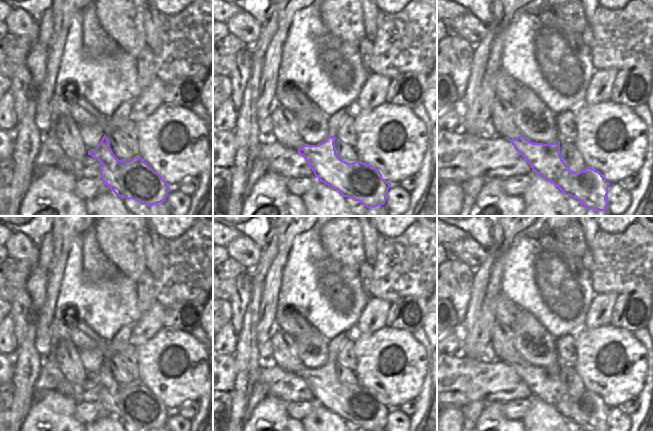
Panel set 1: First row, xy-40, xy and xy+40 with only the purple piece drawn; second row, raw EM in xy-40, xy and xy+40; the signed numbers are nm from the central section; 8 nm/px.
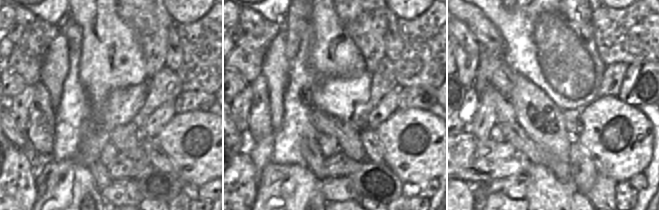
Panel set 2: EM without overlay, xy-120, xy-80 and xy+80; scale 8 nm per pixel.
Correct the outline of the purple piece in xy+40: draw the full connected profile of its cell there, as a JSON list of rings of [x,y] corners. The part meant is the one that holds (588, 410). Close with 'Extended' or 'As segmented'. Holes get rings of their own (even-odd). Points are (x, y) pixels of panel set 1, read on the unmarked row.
[[[523,359],[509,363],[516,375],[528,386],[532,395],[553,407],[562,417],[577,423],[584,431],[607,431],[606,420],[610,407],[602,398],[585,391],[579,397],[571,395],[560,380],[560,365],[555,367],[533,367]]]. As segmented

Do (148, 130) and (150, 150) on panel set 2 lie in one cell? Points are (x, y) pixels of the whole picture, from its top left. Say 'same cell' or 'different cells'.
different cells

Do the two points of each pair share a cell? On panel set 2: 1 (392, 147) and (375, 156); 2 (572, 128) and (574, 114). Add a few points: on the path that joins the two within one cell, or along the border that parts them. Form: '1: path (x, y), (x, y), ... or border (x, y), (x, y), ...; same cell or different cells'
1: border (373, 131), (381, 146), (384, 162); different cells
2: path (573, 125), (573, 117); same cell

